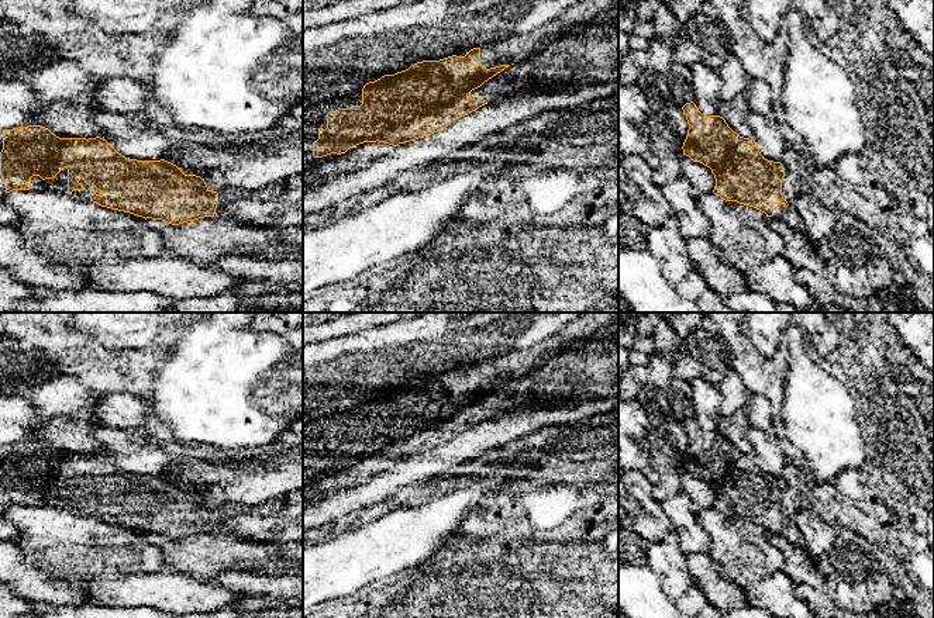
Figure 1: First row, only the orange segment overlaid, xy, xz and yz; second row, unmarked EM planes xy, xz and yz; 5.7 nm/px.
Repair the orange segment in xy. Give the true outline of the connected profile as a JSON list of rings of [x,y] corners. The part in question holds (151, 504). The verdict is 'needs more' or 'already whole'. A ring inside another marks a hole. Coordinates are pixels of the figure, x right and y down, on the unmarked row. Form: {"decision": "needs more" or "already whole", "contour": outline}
{"decision": "needs more", "contour": [[[41,441],[3,445],[0,467],[0,490],[6,507],[44,505],[44,496],[54,494],[63,483],[68,484],[68,510],[82,505],[80,494],[90,501],[90,517],[130,528],[142,534],[162,535],[172,541],[214,532],[218,508],[211,507],[204,494],[185,490],[176,480],[161,476],[137,476],[118,469],[106,455],[59,453]]]}

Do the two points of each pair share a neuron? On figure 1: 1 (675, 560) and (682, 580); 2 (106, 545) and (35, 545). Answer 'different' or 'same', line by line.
1: same
2: same

